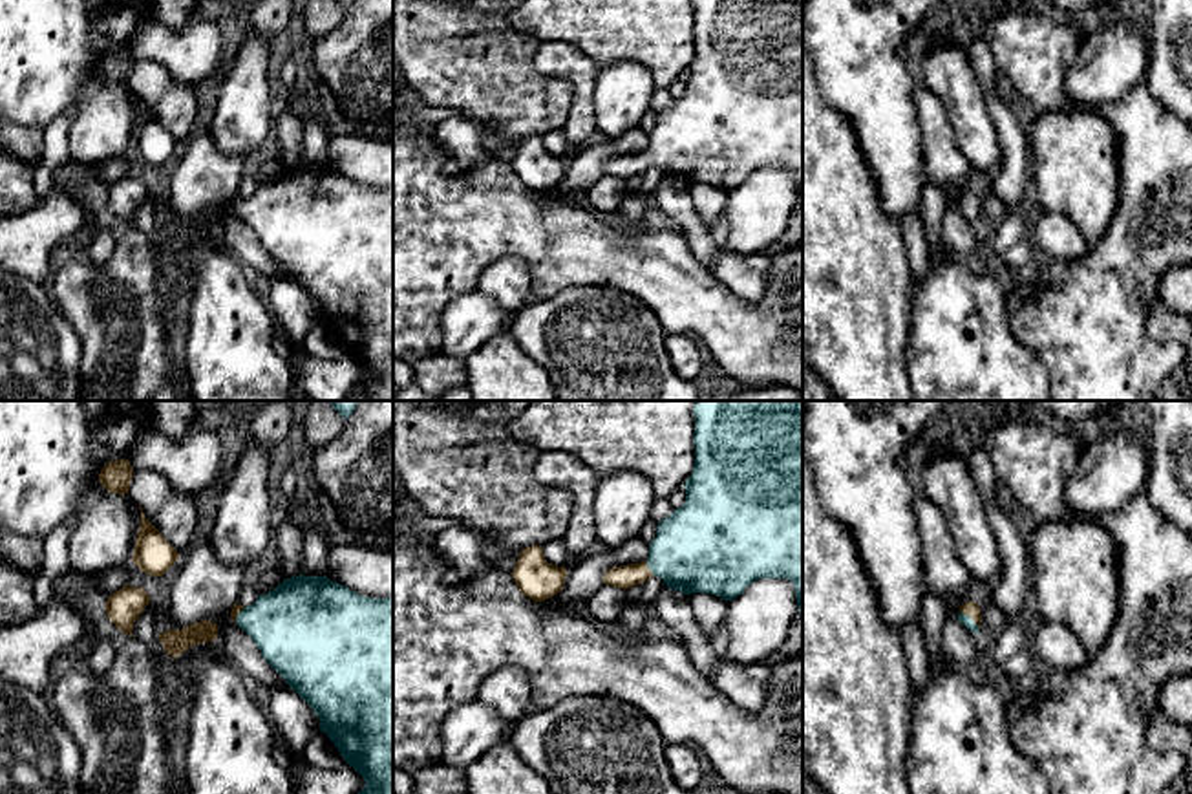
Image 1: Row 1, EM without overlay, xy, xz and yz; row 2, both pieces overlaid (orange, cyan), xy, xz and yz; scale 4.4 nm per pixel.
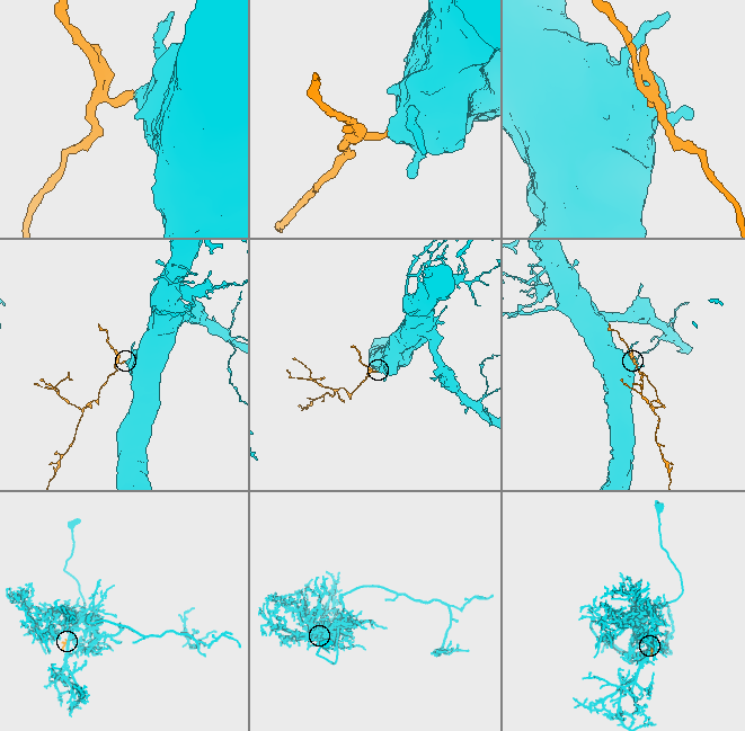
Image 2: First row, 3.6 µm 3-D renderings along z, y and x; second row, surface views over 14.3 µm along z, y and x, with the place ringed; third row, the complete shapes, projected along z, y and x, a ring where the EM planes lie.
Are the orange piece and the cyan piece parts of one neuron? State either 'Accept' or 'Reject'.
Accept

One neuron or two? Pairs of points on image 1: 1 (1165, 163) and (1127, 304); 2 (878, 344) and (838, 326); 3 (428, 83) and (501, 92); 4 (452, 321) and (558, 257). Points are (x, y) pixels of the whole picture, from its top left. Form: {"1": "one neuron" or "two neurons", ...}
{"1": "one neuron", "2": "one neuron", "3": "one neuron", "4": "two neurons"}

